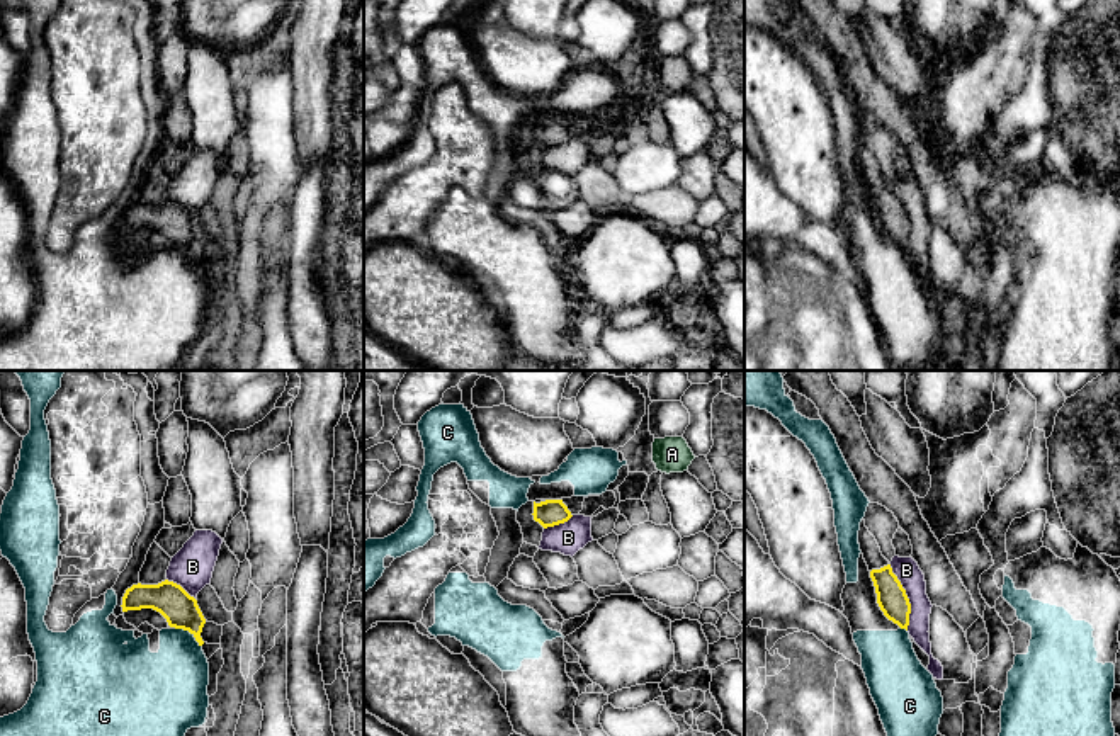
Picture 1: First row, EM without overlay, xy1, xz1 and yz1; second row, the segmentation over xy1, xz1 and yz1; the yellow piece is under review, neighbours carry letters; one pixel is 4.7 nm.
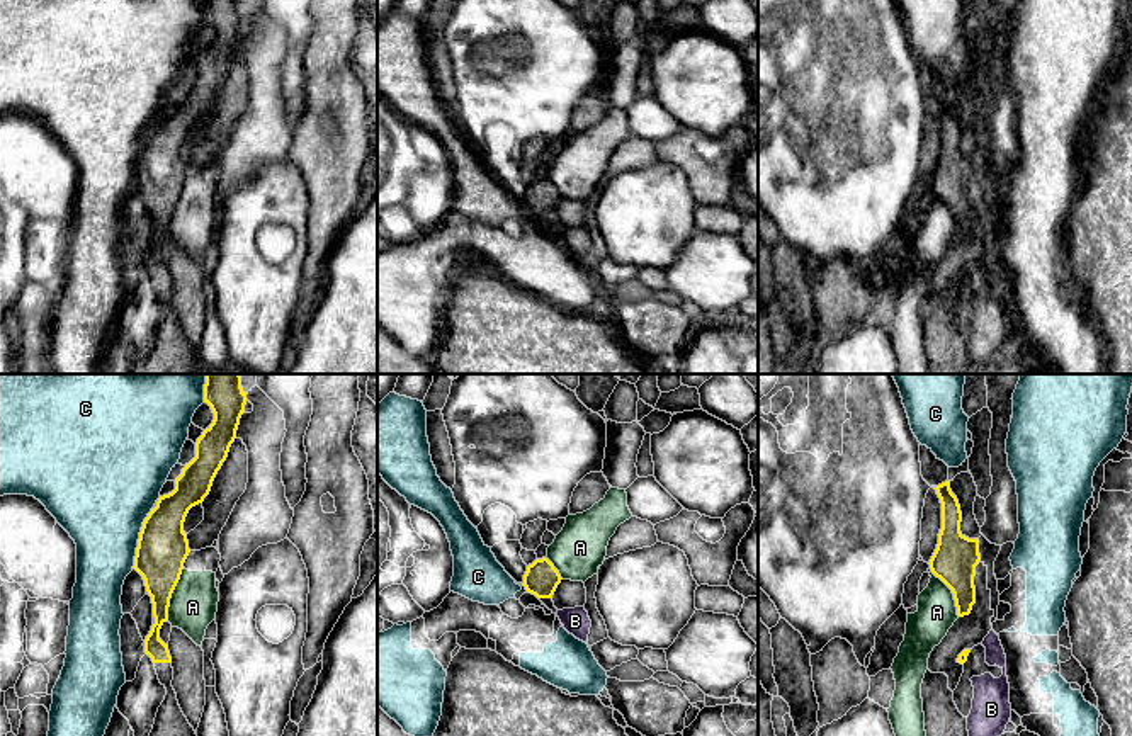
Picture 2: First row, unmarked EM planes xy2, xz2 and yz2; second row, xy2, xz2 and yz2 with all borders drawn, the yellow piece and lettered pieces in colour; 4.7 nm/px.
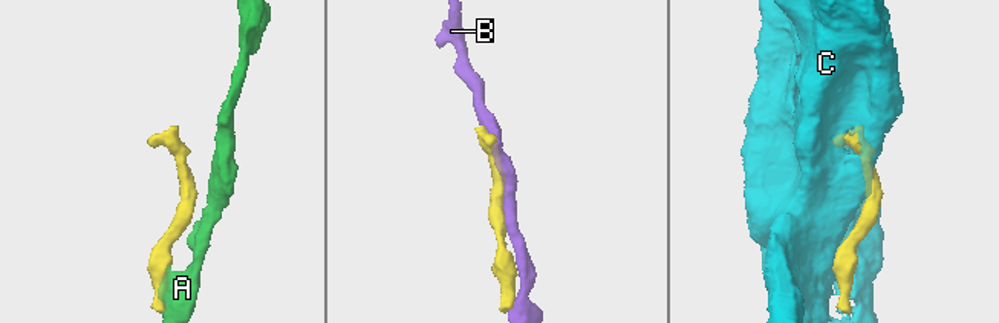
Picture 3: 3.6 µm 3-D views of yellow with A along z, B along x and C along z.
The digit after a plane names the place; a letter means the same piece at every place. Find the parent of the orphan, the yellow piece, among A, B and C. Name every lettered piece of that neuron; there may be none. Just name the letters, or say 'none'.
none

